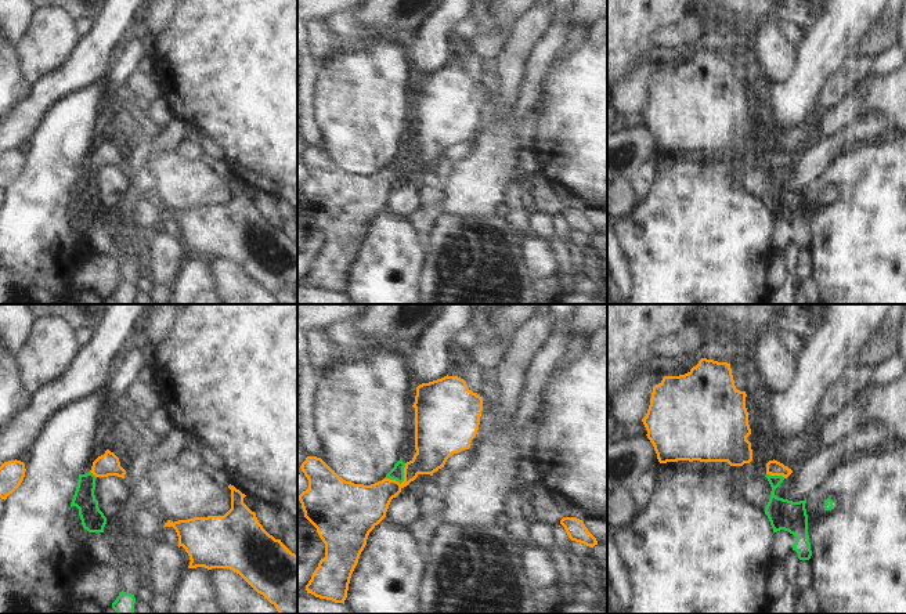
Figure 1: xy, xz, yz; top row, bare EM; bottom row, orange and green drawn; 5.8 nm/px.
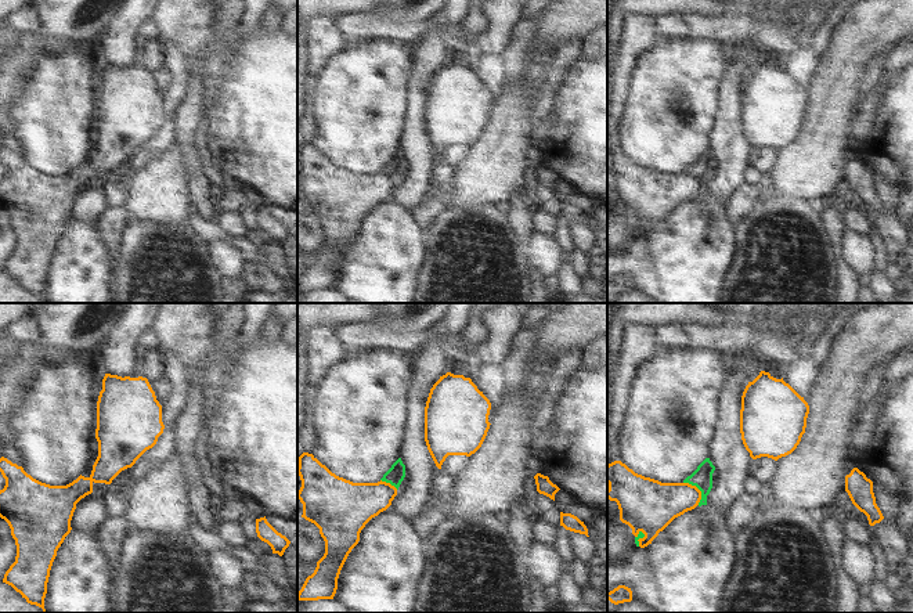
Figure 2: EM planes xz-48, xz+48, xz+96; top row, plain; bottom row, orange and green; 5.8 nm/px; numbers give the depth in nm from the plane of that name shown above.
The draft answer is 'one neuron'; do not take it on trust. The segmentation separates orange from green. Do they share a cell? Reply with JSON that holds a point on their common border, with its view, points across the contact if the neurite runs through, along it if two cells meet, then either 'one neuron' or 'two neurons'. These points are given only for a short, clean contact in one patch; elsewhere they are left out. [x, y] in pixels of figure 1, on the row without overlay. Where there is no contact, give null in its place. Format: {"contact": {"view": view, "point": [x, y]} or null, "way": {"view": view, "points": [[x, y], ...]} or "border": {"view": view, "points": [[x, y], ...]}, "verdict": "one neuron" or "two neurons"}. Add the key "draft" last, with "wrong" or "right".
{"contact": {"view": "xz", "point": [403, 172]}, "verdict": "two neurons", "draft": "wrong"}

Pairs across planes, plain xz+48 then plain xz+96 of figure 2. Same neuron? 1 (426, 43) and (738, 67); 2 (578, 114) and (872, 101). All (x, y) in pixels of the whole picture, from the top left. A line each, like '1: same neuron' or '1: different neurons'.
1: same neuron
2: different neurons

